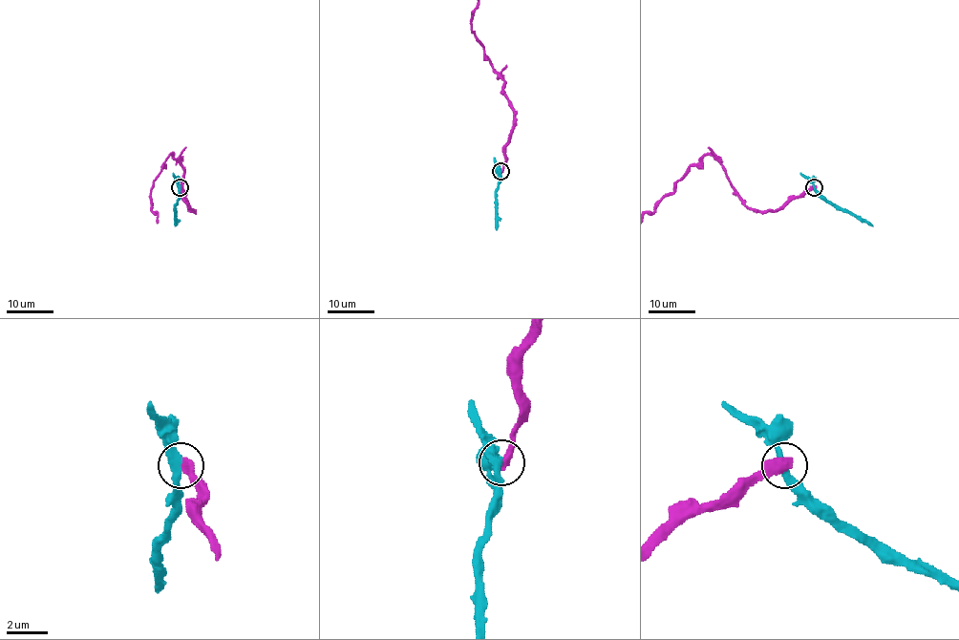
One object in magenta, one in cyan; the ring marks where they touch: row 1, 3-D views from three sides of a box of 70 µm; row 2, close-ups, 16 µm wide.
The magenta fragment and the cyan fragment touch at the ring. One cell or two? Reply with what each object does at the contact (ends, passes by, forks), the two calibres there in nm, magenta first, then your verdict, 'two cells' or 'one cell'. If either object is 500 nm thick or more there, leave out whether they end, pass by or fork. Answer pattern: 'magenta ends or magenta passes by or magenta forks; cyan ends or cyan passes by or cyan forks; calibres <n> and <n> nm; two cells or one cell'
calibres 500 and 360 nm; two cells

